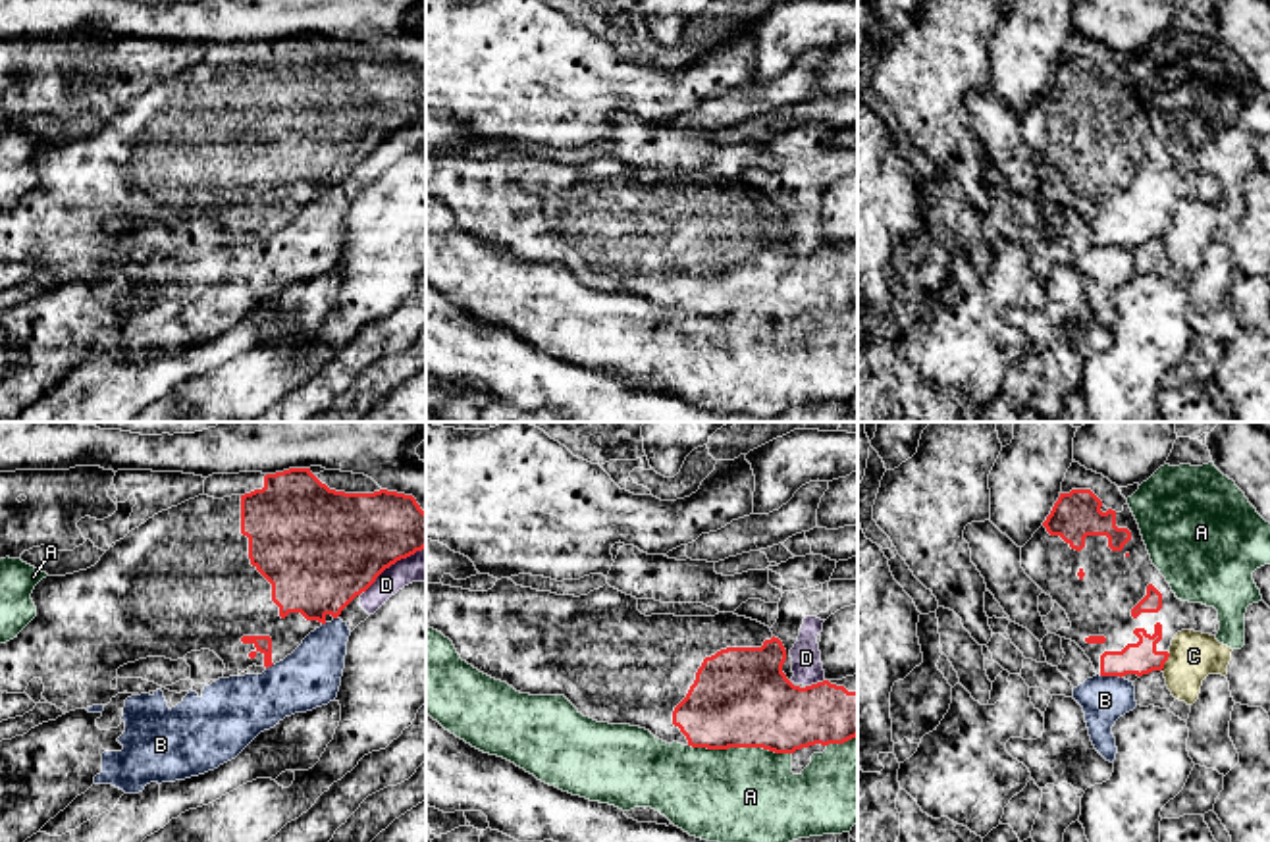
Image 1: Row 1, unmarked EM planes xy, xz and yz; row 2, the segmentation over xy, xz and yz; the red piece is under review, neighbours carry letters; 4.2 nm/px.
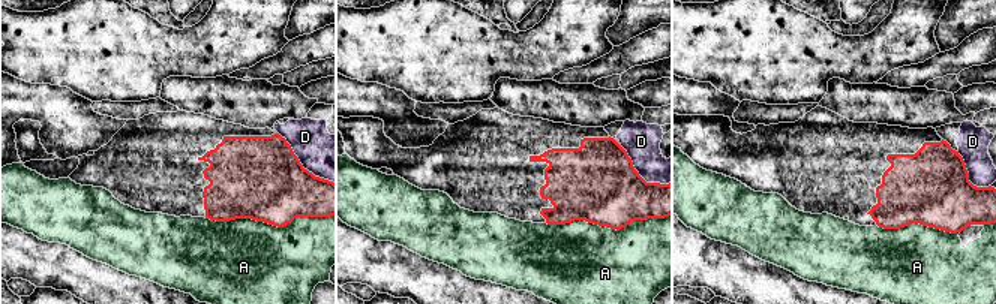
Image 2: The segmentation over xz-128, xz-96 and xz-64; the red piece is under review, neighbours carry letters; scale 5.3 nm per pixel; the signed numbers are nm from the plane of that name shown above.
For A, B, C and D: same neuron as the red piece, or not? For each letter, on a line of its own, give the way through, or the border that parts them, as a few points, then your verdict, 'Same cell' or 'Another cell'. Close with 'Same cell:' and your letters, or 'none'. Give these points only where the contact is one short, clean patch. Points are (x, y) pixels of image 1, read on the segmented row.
A: Another cell
B: Another cell
C: Another cell
D: Another cell
Same cell: none

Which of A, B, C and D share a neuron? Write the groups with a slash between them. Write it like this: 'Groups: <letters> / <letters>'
Groups: A / B D / C

